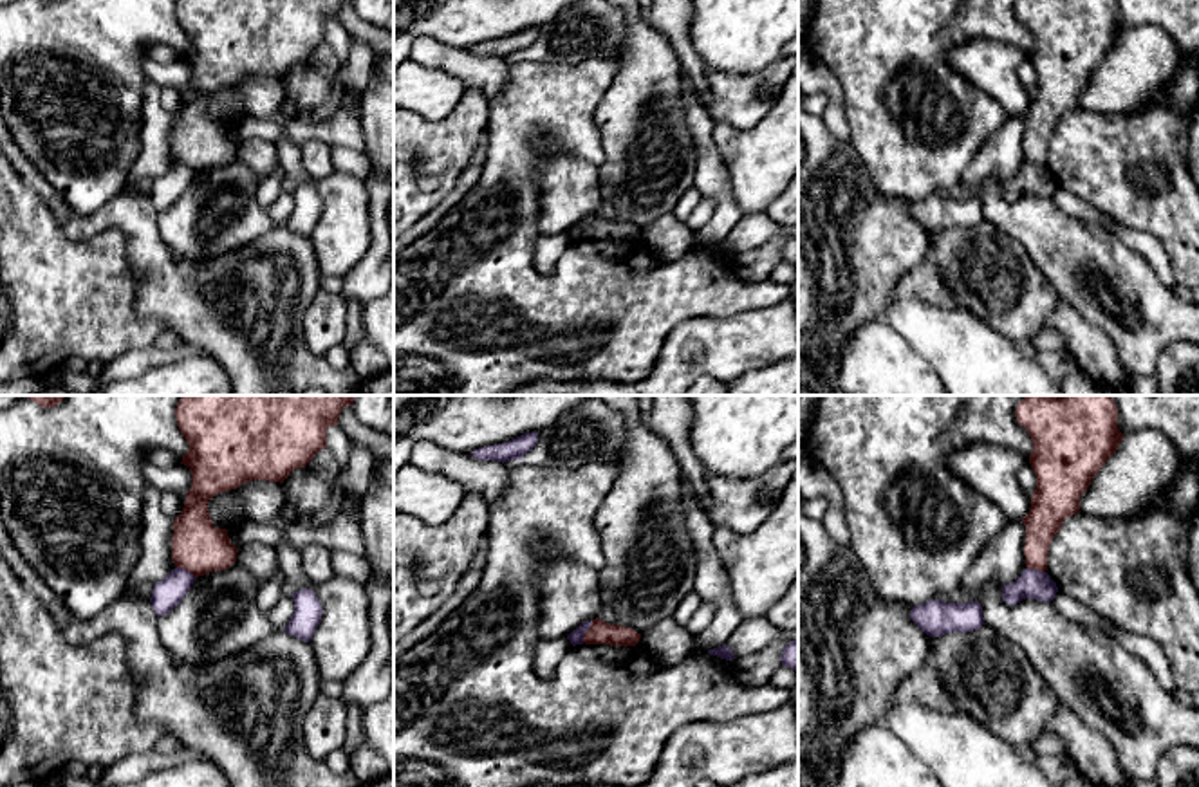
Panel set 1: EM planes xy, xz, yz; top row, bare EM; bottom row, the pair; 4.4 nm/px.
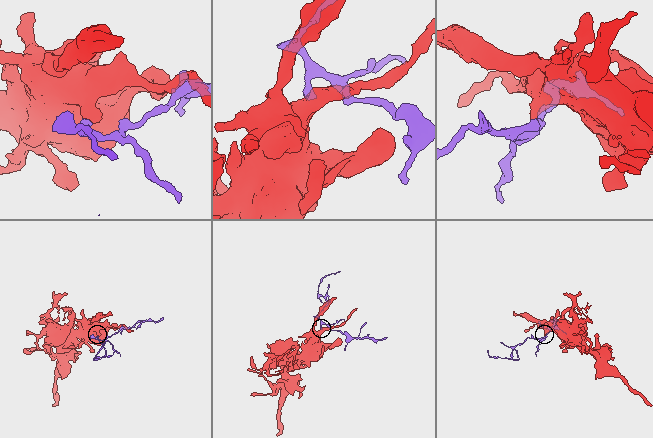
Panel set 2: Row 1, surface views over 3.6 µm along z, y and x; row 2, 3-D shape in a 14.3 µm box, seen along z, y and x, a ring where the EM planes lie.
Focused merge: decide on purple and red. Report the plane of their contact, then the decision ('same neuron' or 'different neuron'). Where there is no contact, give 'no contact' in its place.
xz | different neuron

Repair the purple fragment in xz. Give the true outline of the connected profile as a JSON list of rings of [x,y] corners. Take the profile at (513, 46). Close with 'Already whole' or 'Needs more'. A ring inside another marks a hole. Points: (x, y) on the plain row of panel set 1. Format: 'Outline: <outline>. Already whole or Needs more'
Outline: [[[531,27],[502,40],[479,43],[471,49],[471,52],[479,56],[497,56],[504,60],[507,56],[522,56],[524,51],[531,47],[536,40],[538,29]]]. Already whole

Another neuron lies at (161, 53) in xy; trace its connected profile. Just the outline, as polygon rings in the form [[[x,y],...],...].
[[[152,43],[144,47],[144,56],[157,63],[173,63],[182,58],[182,51],[177,51],[166,43]]]

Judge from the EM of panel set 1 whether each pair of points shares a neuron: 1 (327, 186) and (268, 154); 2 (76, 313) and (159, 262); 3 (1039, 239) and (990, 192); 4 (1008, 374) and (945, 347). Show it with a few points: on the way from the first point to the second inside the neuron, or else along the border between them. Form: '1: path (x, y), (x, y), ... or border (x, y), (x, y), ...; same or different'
1: border (273, 143), (280, 163); different
2: border (123, 237), (136, 277), (136, 311), (147, 318); different
3: path (1026, 226), (1001, 204); same
4: path (992, 374), (985, 374), (961, 351); same

